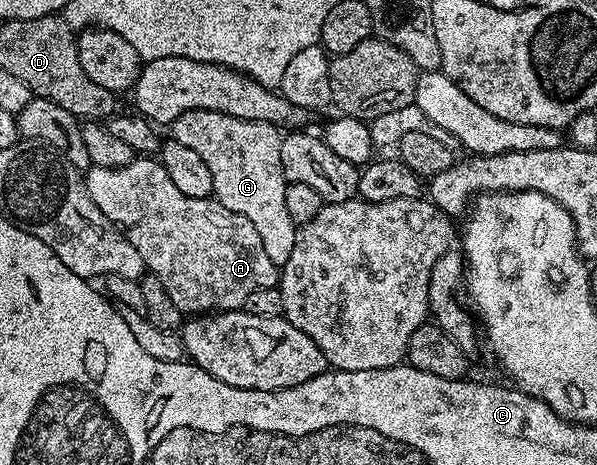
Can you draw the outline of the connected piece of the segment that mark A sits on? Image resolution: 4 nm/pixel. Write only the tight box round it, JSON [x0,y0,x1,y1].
[84,155,278,315]

